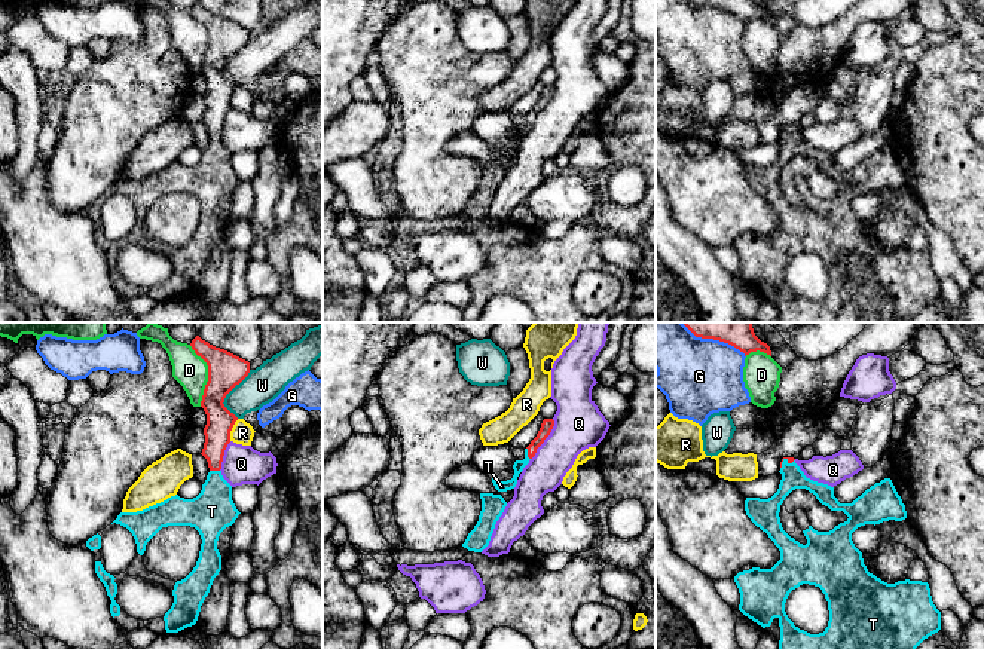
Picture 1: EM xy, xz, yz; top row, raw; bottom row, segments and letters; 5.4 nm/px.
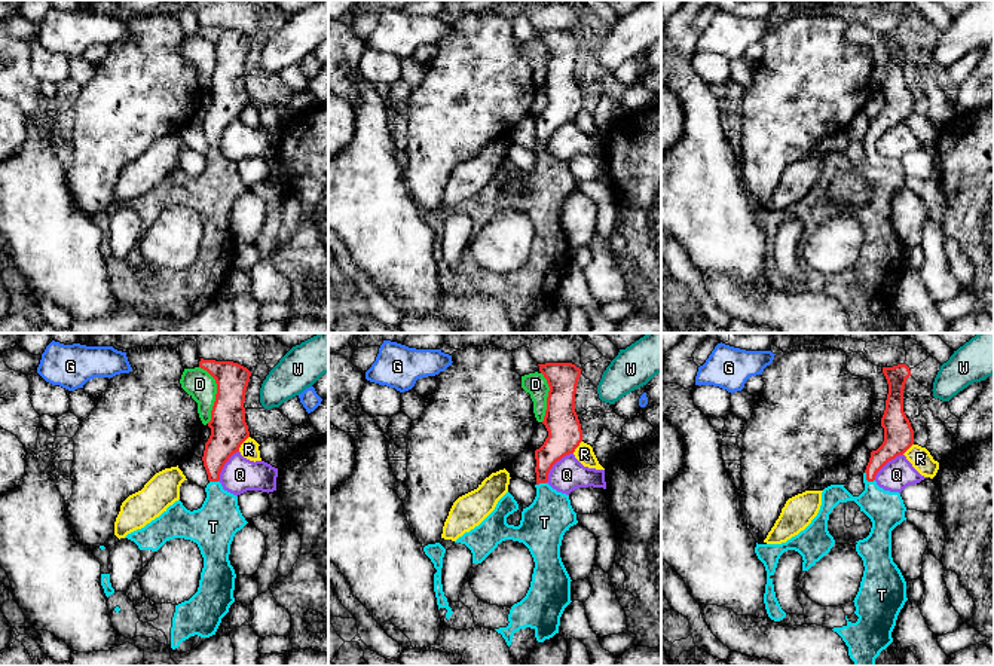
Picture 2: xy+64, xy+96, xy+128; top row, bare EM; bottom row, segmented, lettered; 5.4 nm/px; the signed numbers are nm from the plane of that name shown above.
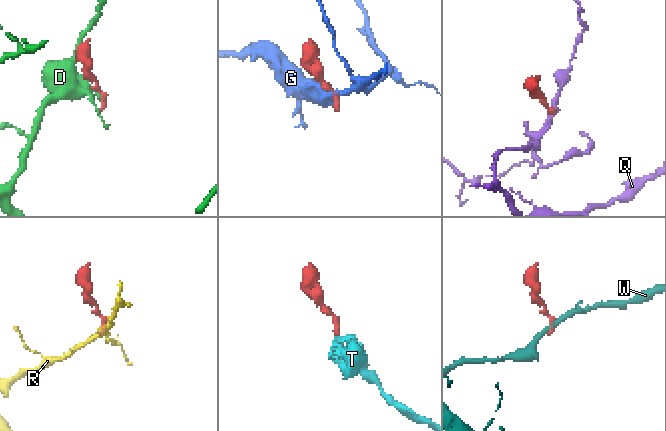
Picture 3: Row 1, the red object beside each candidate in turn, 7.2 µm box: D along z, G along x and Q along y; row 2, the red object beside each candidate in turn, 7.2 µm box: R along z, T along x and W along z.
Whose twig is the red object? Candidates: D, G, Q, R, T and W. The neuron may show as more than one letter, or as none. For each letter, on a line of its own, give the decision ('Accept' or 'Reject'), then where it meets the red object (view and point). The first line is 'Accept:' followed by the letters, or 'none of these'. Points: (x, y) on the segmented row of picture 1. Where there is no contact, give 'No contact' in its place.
Accept: T
D: Reject. Touches red at xy (208, 376)
G: Reject. Touches red at yz (714, 339)
Q: Reject. Touches red at xz (544, 438)
R: Reject. Touches red at xy (231, 429)
T: Accept. Touches red at xz (528, 453)
W: Reject. Touches red at xy (228, 392)

